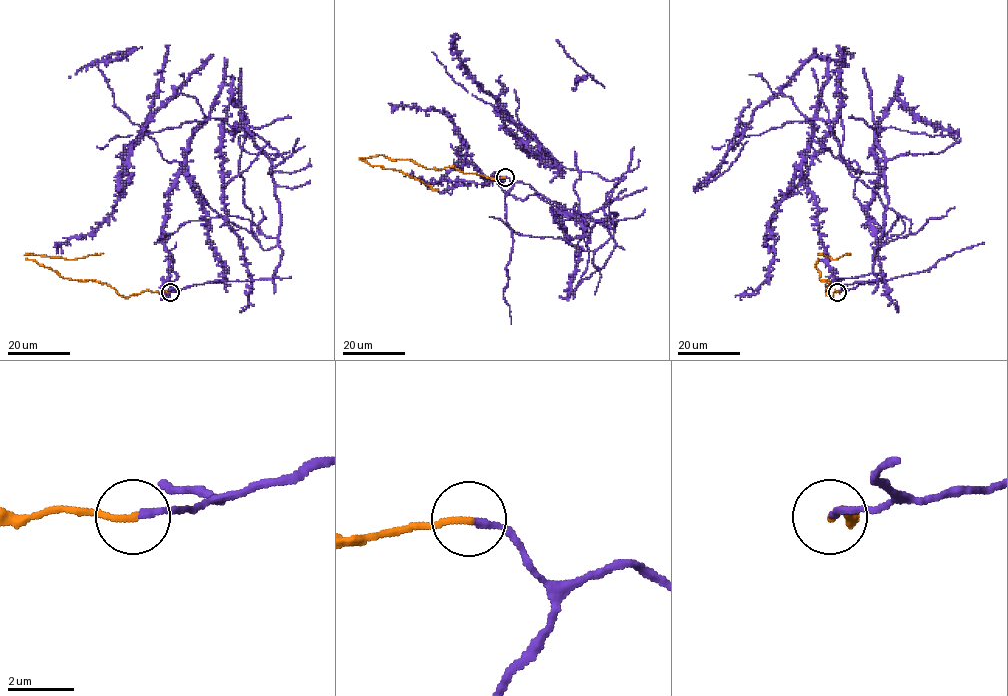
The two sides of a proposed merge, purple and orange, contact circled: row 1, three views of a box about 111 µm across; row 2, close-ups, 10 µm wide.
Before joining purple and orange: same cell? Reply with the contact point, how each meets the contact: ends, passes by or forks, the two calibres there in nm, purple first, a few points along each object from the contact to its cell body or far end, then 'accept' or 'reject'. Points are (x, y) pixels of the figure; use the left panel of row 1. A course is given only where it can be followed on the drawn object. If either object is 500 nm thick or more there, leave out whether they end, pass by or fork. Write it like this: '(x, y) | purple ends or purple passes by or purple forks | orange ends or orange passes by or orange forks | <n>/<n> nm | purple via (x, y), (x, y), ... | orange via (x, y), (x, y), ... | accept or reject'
(170, 292) | purple ends | orange ends | 180/220 nm | purple via (170, 291), (277, 271), (268, 173), (284, 159), (221, 119), (197, 128), (169, 193), (166, 296) | orange via (170, 291), (144, 290), (124, 297), (105, 283), (64, 278), (23, 255), (71, 260), (103, 253) | accept

